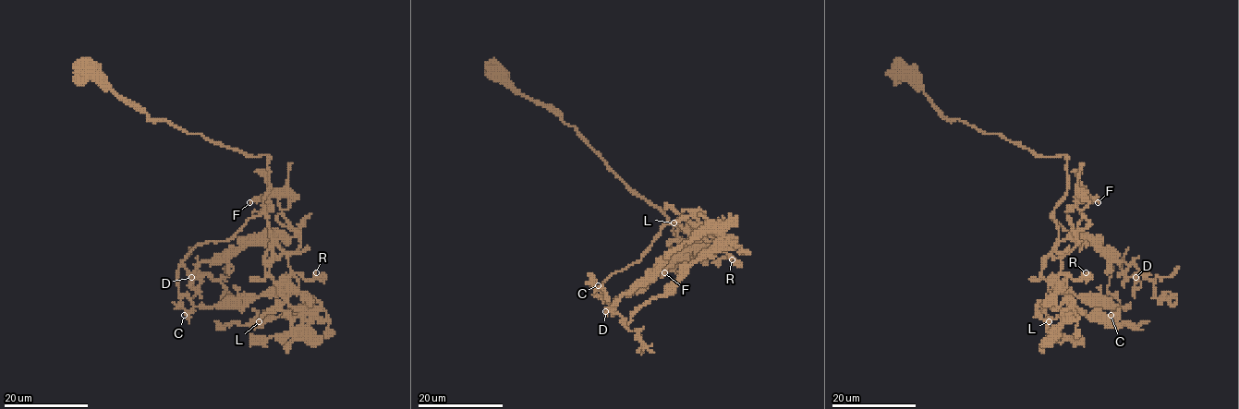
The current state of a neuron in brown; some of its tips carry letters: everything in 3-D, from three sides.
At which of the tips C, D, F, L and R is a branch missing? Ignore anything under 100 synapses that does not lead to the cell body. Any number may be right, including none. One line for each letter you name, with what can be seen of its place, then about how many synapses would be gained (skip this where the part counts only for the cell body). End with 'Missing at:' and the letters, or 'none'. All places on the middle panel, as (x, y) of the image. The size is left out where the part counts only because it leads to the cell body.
F: at (664, 272); about 140 synapses
R: at (732, 259); about 160 synapses
Missing at: F, R

